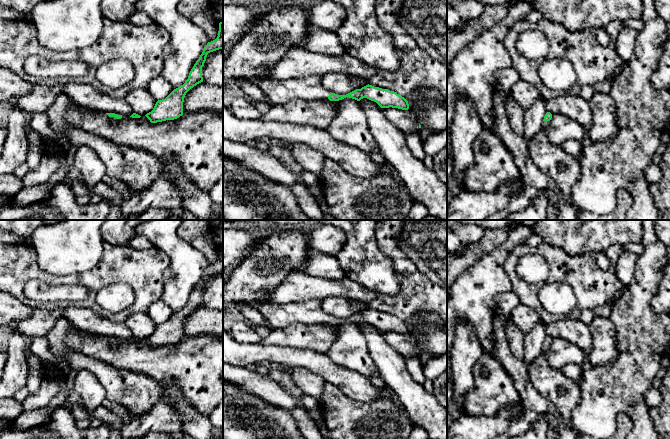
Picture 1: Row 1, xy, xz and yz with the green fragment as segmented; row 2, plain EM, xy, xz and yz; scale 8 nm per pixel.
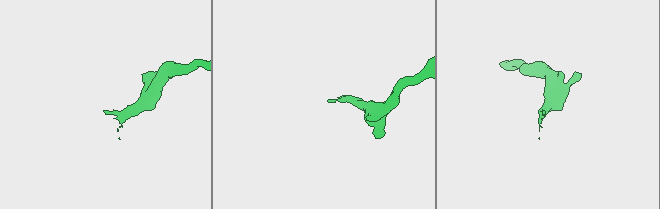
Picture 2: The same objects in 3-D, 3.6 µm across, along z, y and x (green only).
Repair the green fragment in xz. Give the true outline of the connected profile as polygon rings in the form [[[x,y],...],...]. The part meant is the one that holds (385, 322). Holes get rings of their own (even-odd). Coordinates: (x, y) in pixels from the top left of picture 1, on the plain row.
[[[320,299],[288,302],[283,305],[263,304],[258,310],[269,322],[272,329],[283,328],[290,324],[312,325],[329,323],[330,325],[339,325],[349,321],[357,325],[367,322],[376,326],[381,332],[409,333],[408,325],[404,321],[394,315],[374,311],[369,308],[346,319],[330,317],[321,308]]]

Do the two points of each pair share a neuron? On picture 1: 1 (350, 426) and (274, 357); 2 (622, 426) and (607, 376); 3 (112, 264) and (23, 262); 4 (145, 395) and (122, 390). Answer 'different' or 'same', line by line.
1: different
2: different
3: same
4: same

